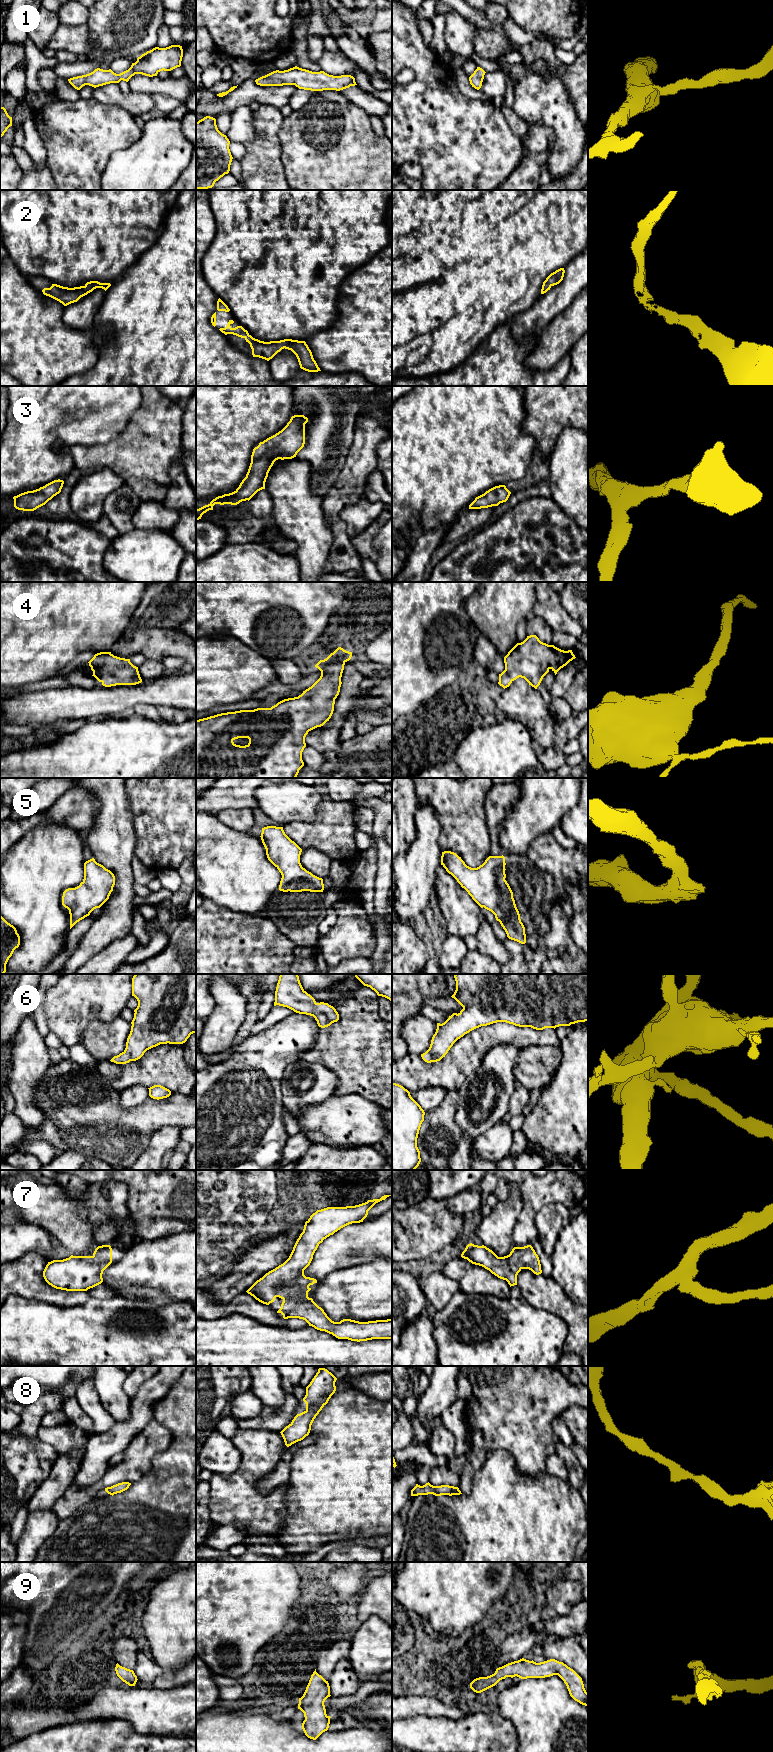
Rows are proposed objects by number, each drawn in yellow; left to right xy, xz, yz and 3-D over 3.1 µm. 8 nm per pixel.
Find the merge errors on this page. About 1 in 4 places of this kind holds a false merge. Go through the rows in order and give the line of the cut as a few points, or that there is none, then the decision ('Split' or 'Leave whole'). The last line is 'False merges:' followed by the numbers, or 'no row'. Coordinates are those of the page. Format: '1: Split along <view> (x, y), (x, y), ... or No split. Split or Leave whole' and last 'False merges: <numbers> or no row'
1: No split. Leave whole
2: No split. Leave whole
3: No split. Leave whole
4: No split. Leave whole
5: No split. Leave whole
6: No split. Leave whole
7: No split. Leave whole
8: No split. Leave whole
9: No split. Leave whole
False merges: no row

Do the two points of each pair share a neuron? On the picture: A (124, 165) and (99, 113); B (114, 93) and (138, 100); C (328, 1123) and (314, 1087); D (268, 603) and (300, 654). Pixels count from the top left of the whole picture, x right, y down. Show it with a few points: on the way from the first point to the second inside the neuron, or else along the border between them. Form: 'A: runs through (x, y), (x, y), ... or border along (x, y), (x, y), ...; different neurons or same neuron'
A: border along (138, 140), (116, 150), (103, 170); different neurons
B: runs through (120, 99), (132, 100); same neuron
C: border along (332, 1094), (319, 1103), (306, 1106), (300, 1114); different neurons
D: runs through (280, 616), (294, 641); same neuron

